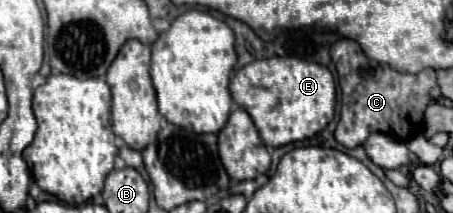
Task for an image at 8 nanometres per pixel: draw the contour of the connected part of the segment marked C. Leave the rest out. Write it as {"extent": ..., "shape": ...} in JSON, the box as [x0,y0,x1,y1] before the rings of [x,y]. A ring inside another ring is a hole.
{"extent":[330,39,436,147],"shape":[[[338,39],[330,47],[330,57],[338,71],[338,81],[342,87],[342,95],[346,95],[348,103],[340,111],[340,121],[336,127],[336,139],[344,147],[358,147],[366,141],[366,137],[374,131],[382,131],[394,135],[402,141],[422,133],[422,115],[424,109],[432,103],[430,89],[436,85],[434,69],[424,69],[418,75],[398,73],[390,65],[382,65],[370,57],[366,57],[360,45],[352,39]]]}

